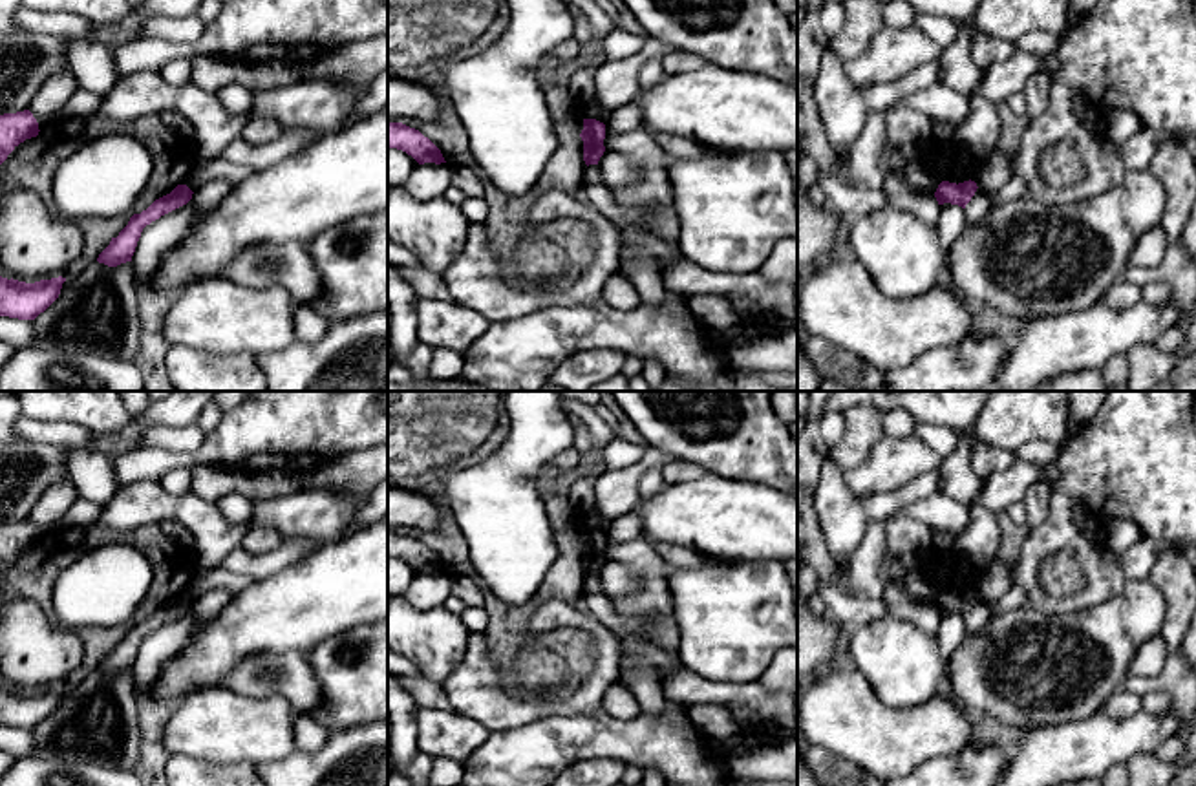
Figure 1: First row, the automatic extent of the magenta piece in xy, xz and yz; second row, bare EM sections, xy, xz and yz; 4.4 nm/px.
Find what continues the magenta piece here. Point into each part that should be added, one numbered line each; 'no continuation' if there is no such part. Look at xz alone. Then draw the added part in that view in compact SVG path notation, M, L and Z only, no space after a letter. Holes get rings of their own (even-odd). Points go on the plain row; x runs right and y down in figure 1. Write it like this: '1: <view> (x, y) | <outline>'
no continuation

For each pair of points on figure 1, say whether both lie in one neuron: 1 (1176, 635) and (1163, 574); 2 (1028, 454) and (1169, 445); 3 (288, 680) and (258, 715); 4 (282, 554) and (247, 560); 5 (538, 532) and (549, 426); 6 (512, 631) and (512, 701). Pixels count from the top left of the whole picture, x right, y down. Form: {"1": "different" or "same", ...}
{"1": "same", "2": "different", "3": "different", "4": "same", "5": "same", "6": "different"}

